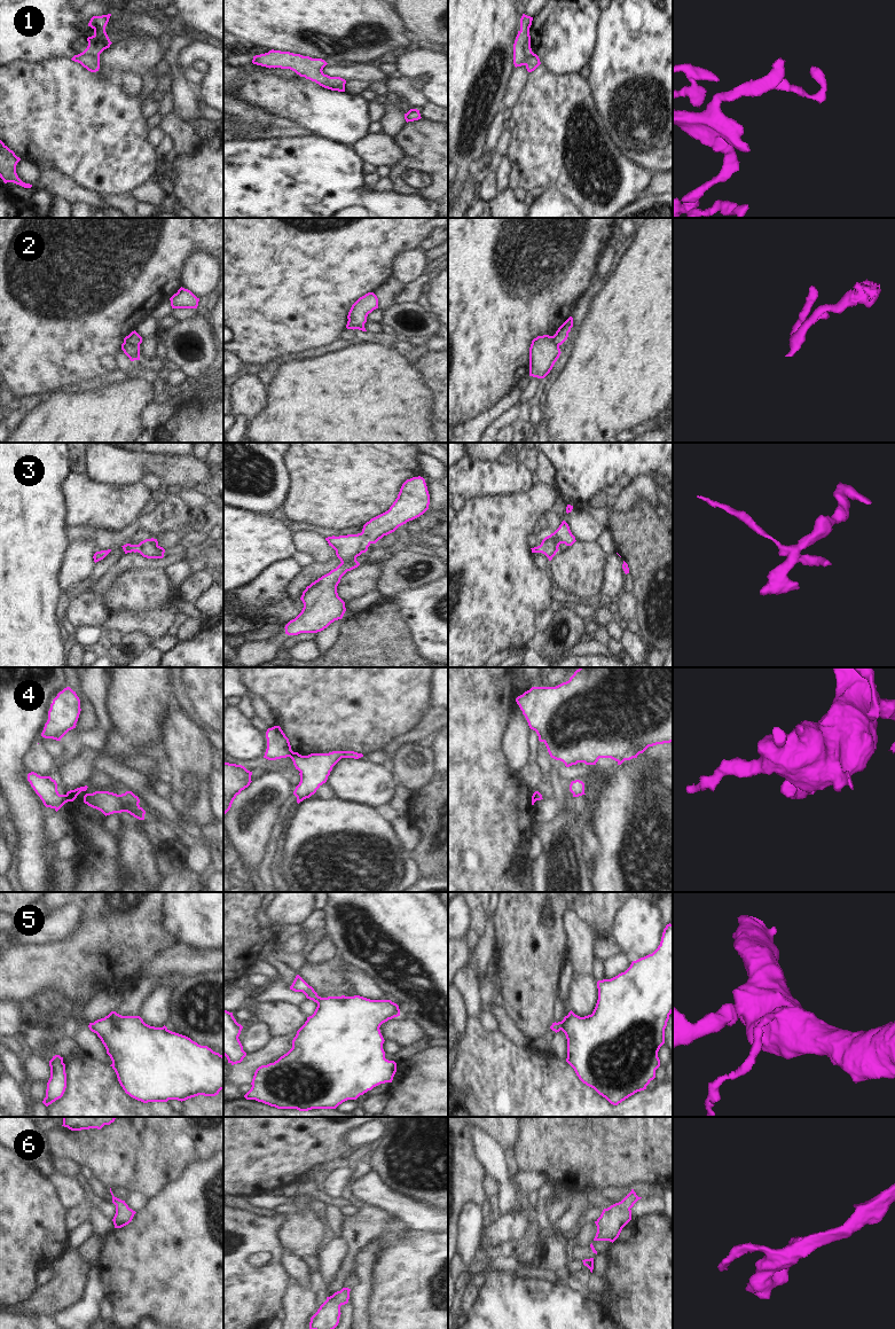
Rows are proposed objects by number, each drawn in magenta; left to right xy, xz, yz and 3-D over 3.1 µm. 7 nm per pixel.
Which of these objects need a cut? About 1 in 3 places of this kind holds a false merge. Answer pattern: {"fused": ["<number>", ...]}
{"fused": ["2", "4"]}

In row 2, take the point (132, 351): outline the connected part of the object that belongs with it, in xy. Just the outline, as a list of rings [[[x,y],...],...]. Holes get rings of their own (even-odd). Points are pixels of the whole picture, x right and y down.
[[[123,343],[121,350],[129,358],[131,361],[140,360],[140,346],[129,343]]]

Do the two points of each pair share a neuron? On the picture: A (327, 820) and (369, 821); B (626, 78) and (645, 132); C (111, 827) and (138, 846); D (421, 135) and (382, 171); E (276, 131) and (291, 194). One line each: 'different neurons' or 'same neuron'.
A: same neuron
B: same neuron
C: different neurons
D: different neurons
E: different neurons

